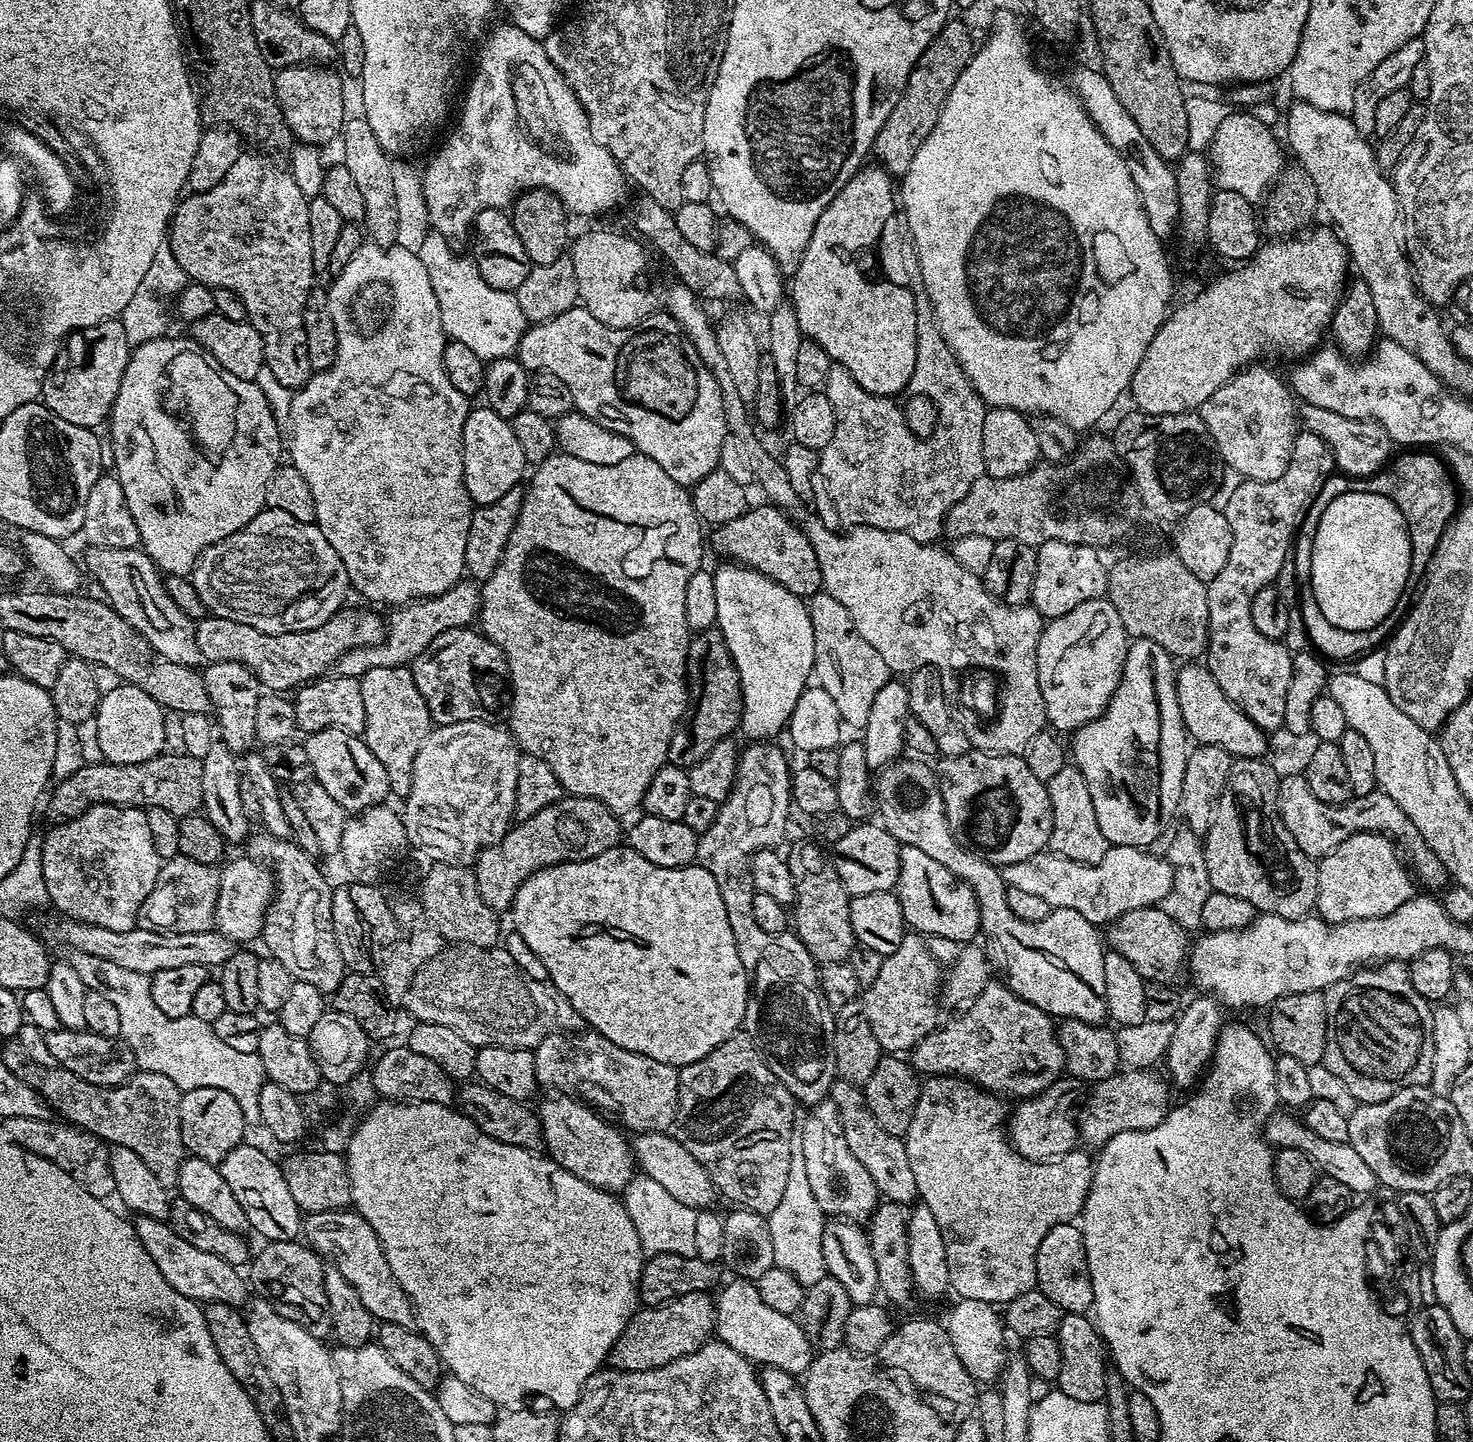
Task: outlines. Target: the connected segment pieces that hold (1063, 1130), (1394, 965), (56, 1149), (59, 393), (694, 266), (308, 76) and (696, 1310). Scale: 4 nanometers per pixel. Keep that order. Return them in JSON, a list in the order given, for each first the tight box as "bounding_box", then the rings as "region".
[{"bounding_box":[1010,1079,1078,1162],"region":[[[1071,1079],[1053,1083],[1046,1092],[1039,1093],[1031,1098],[1019,1101],[1016,1113],[1010,1116],[1010,1143],[1018,1154],[1022,1154],[1028,1160],[1041,1162],[1063,1156],[1068,1151],[1075,1149],[1078,1144],[1078,1124],[1068,1113],[1068,1107],[1072,1104]]]},{"bounding_box":[1323,960,1434,1104],"region":[[[1399,960],[1381,962],[1357,970],[1337,984],[1331,984],[1323,993],[1326,1002],[1326,1050],[1324,1063],[1342,1082],[1360,1104],[1373,1104],[1390,1098],[1404,1088],[1423,1088],[1431,1082],[1434,1062],[1434,1034],[1432,1033],[1433,1005],[1410,982],[1409,965]]]},{"bounding_box":[2,1116,116,1200],"region":[[[9,1116],[3,1121],[2,1127],[15,1144],[66,1170],[66,1174],[70,1174],[74,1182],[90,1190],[94,1198],[104,1200],[108,1198],[108,1195],[111,1197],[116,1191],[116,1183],[114,1174],[110,1170],[108,1148],[97,1137],[75,1126],[66,1122],[52,1123],[51,1119],[39,1120],[38,1118]]]},{"bounding_box":[42,318,130,430],"region":[[[119,318],[104,320],[77,331],[71,344],[72,365],[56,381],[45,383],[42,403],[65,422],[96,430],[111,417],[114,398],[122,386],[122,374],[130,355],[126,330]]]},{"bounding_box":[632,194,744,300],"region":[[[640,194],[637,195],[636,205],[632,208],[632,220],[638,233],[649,245],[654,244],[655,248],[667,258],[669,264],[672,266],[676,278],[687,288],[695,293],[702,300],[744,300],[744,291],[742,290],[741,283],[738,281],[736,275],[735,265],[729,261],[720,259],[714,252],[703,252],[698,250],[686,240],[681,233],[679,233],[678,224],[675,215],[667,212],[662,206],[658,206],[658,202],[654,202],[654,198]]]},{"bounding_box":[275,66,344,146],"region":[[[293,66],[281,68],[275,73],[276,99],[288,123],[289,133],[302,144],[325,146],[341,135],[344,113],[344,84],[339,75],[327,72],[324,66]]]},{"bounding_box":[611,1292,716,1372],"region":[[[706,1292],[686,1294],[666,1304],[641,1307],[630,1318],[626,1330],[622,1330],[618,1342],[614,1342],[611,1367],[622,1372],[661,1368],[686,1354],[694,1354],[703,1344],[709,1343],[715,1330],[716,1301]]]}]

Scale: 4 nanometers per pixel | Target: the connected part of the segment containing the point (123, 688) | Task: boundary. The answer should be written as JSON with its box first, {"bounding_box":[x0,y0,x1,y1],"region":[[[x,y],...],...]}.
{"bounding_box":[94,682,165,764],"region":[[[122,682],[100,698],[94,721],[98,744],[107,763],[141,764],[163,753],[165,744],[165,709],[140,687]]]}

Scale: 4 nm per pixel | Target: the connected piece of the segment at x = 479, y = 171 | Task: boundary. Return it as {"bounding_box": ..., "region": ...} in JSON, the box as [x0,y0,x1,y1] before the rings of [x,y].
{"bounding_box":[420,22,630,242],"region":[[[510,22],[503,23],[498,25],[493,32],[491,29],[483,37],[482,45],[484,44],[484,49],[480,52],[480,65],[477,66],[476,77],[473,78],[472,85],[469,86],[468,93],[464,96],[464,109],[460,112],[460,121],[457,122],[456,129],[449,134],[448,141],[429,158],[428,165],[424,168],[424,177],[420,180],[420,192],[424,195],[424,208],[428,211],[429,222],[432,223],[430,225],[431,231],[442,234],[450,242],[457,242],[456,240],[462,239],[467,232],[469,235],[476,223],[476,216],[482,214],[482,210],[490,210],[491,208],[507,209],[516,203],[518,197],[525,190],[553,192],[564,203],[565,209],[573,217],[576,217],[600,216],[603,212],[614,211],[627,198],[628,188],[630,189],[630,181],[625,176],[623,169],[620,168],[620,163],[606,149],[598,146],[598,142],[592,140],[590,126],[588,125],[588,113],[580,104],[580,98],[572,89],[572,85],[564,79],[564,74],[556,69],[554,62],[550,62],[543,43],[537,37],[518,30],[518,26],[514,26]]]}

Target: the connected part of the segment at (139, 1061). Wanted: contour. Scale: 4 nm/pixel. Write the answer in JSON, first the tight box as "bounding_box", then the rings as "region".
{"bounding_box":[70,951,266,1121],"region":[[[73,951],[71,955],[70,963],[78,972],[78,978],[82,978],[84,987],[108,993],[110,1002],[114,1002],[120,1019],[120,1036],[132,1051],[137,1069],[170,1078],[181,1093],[198,1090],[202,1086],[226,1090],[226,1094],[234,1094],[238,1106],[242,1106],[245,1121],[259,1121],[258,1098],[266,1082],[259,1056],[241,1054],[226,1046],[218,1039],[218,1034],[214,1034],[212,1025],[202,1022],[202,1018],[194,1015],[170,1018],[162,1014],[162,1010],[154,1006],[154,998],[150,994],[152,982],[146,974],[114,966],[114,962],[106,962],[106,958],[94,958],[78,951]]]}

